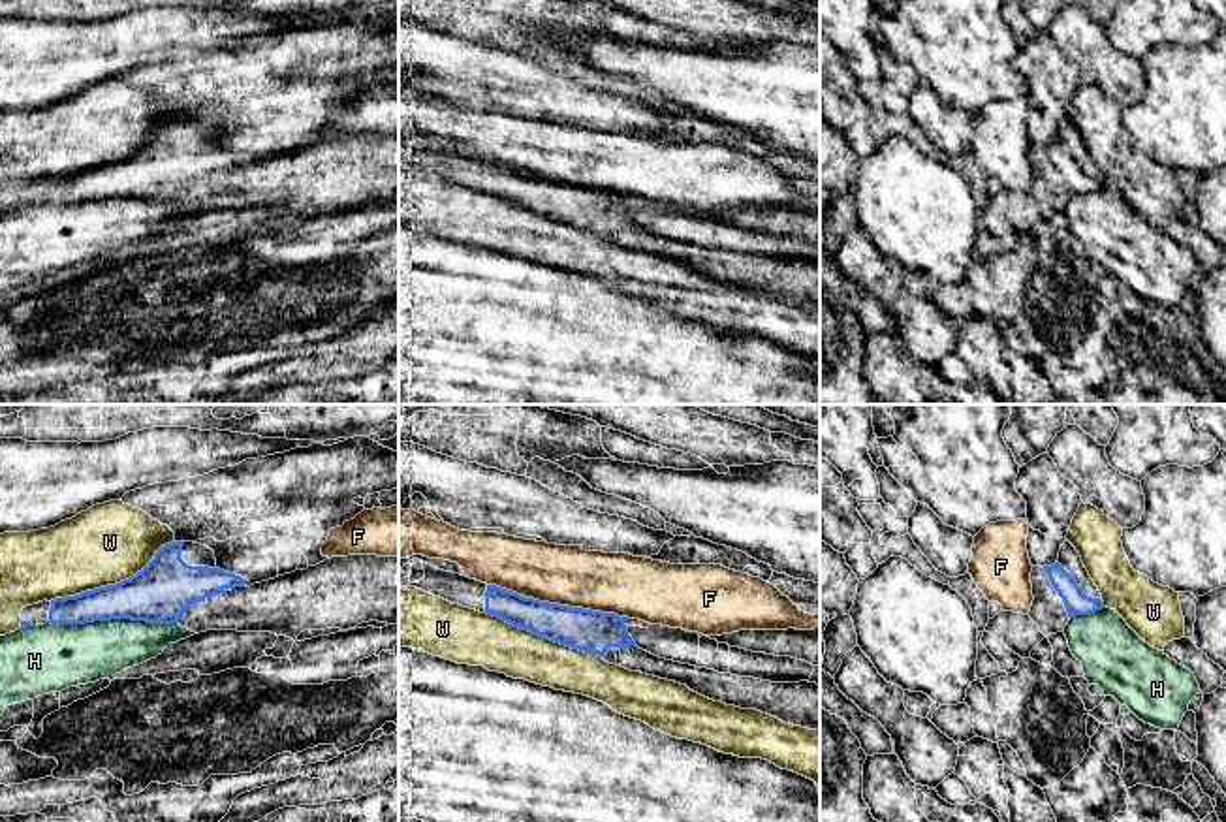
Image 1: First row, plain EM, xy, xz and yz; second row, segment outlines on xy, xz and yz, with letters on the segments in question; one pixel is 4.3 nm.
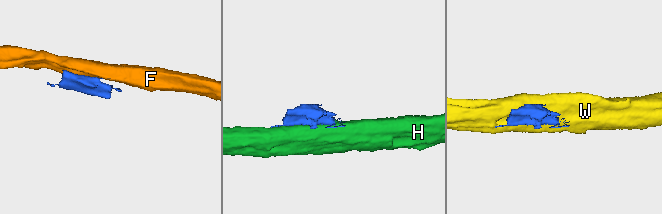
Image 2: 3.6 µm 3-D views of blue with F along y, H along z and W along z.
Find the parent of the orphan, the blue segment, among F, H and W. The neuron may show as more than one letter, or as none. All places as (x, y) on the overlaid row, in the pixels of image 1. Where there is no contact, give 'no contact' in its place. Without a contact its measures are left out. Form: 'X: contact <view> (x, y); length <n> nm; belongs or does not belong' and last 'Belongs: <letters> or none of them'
F: contact xz (559, 604); length 650 nm; does not belong
H: contact xy (111, 617); length 550 nm; does not belong
W: contact xy (111, 585); length 600 nm; does not belong
Belongs: none of them

